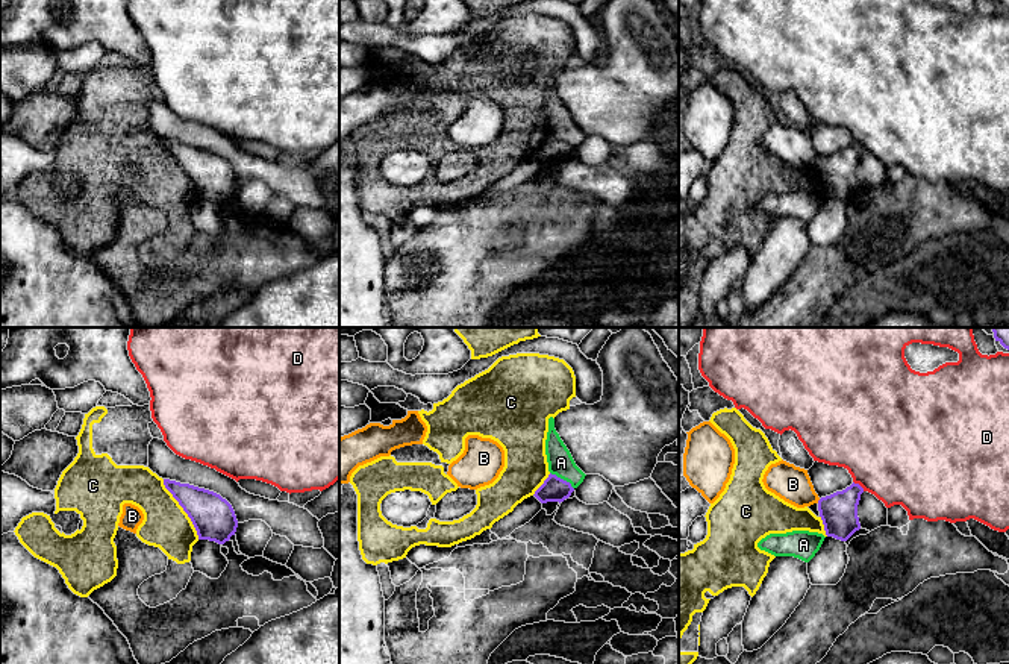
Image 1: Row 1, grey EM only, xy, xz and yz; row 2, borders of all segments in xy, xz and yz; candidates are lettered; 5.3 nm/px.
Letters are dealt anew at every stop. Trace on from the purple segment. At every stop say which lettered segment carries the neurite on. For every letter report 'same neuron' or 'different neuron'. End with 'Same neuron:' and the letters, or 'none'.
A: different neuron
B: different neuron
C: different neuron
D: different neuron
Same neuron: none

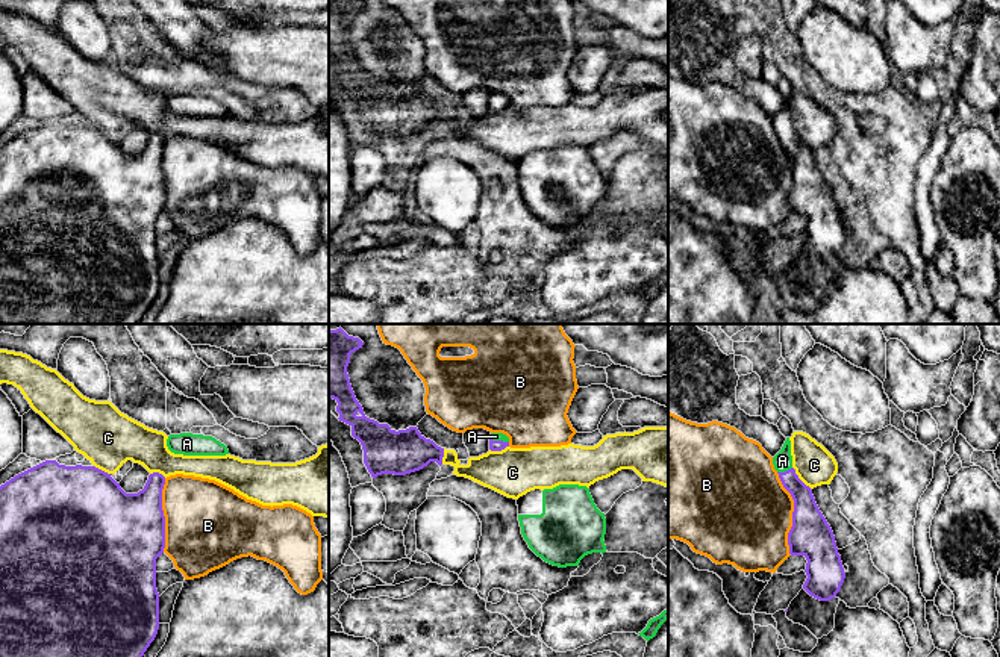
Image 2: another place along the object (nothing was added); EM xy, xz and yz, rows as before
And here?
A: same neuron
B: different neuron
C: different neuron
Same neuron: A

